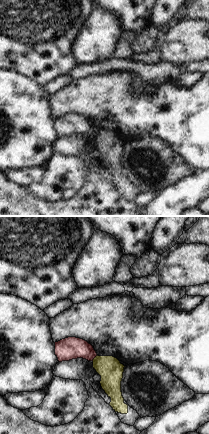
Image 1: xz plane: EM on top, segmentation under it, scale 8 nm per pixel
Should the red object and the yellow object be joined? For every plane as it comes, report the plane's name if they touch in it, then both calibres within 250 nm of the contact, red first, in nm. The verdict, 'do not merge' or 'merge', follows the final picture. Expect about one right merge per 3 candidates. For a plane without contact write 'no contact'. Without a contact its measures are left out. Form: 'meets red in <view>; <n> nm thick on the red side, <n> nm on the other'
meets red in xz; 180 nm thick on the red side, 200 nm on the other

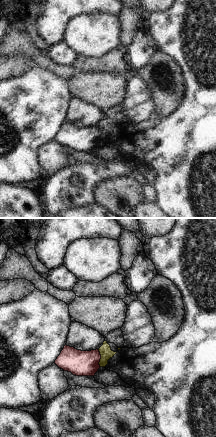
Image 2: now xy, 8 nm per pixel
meets red in xy; 200 nm thick on the red side, 100 nm on the other

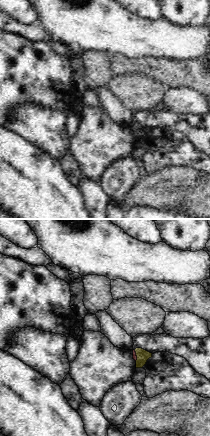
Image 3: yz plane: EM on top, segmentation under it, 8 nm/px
meets red in yz; 30 nm thick on the red side, 100 nm on the other

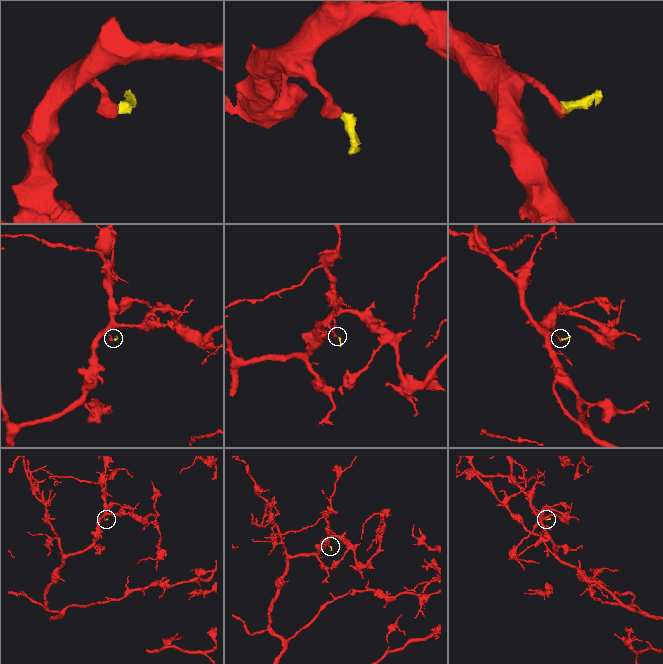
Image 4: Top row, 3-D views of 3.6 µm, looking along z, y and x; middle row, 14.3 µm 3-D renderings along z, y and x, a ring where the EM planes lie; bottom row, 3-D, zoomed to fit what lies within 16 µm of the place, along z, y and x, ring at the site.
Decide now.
do not merge

